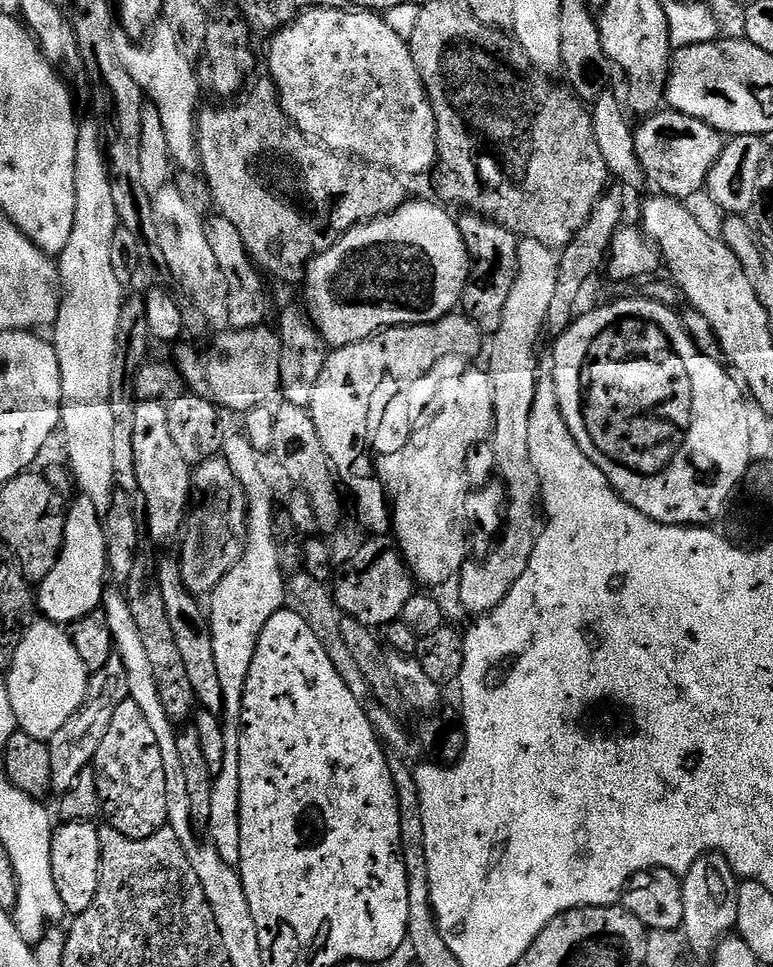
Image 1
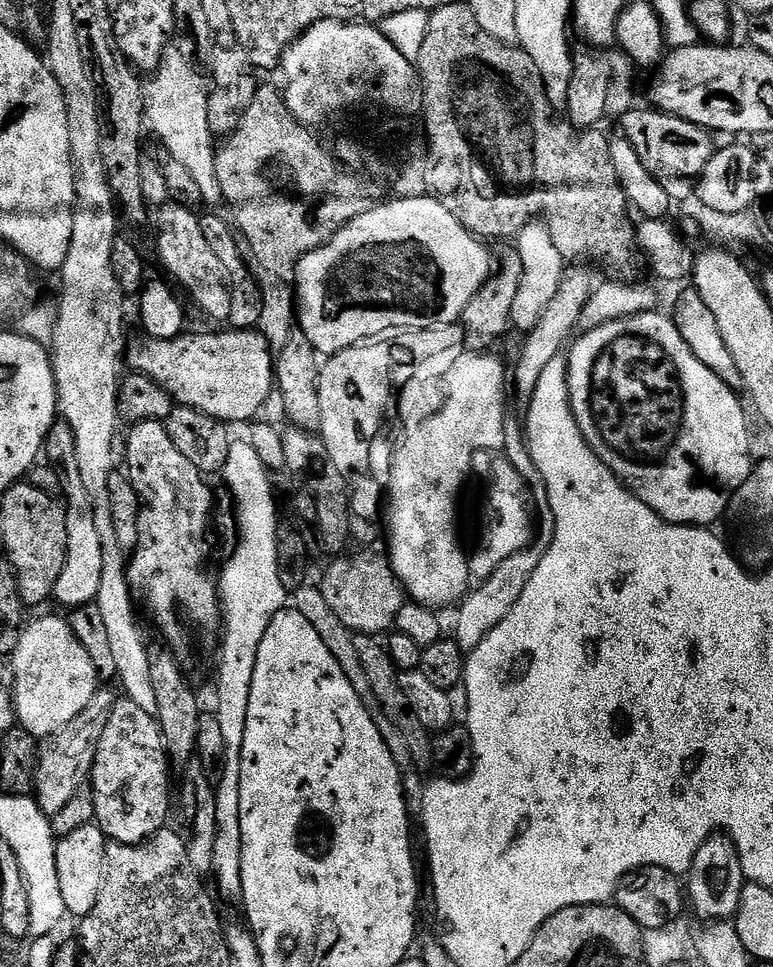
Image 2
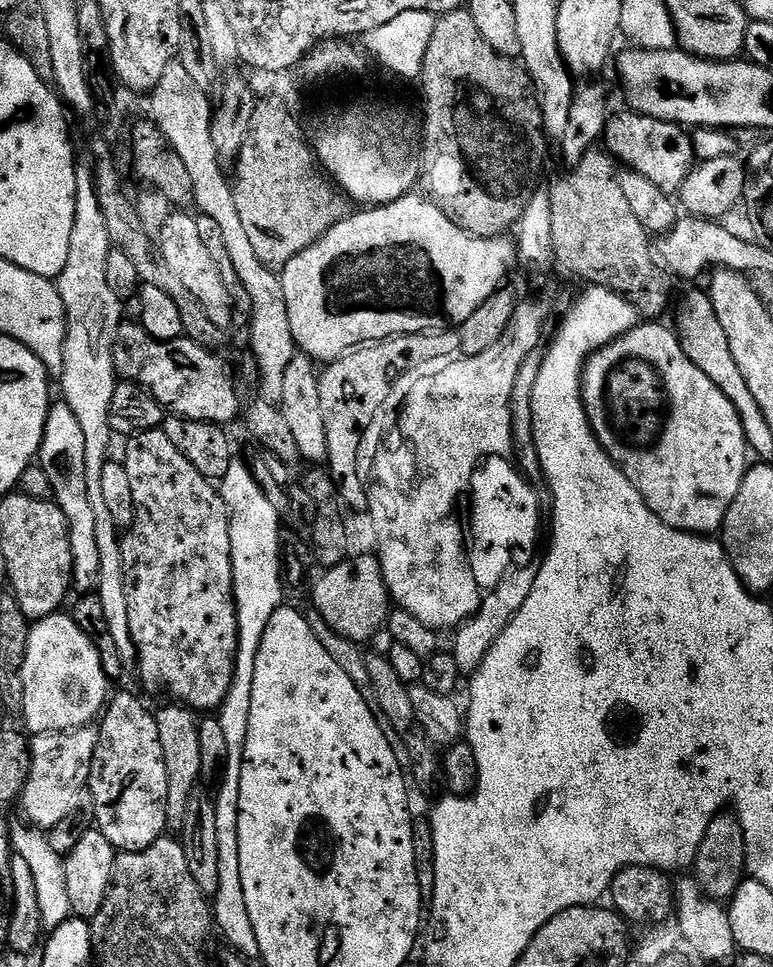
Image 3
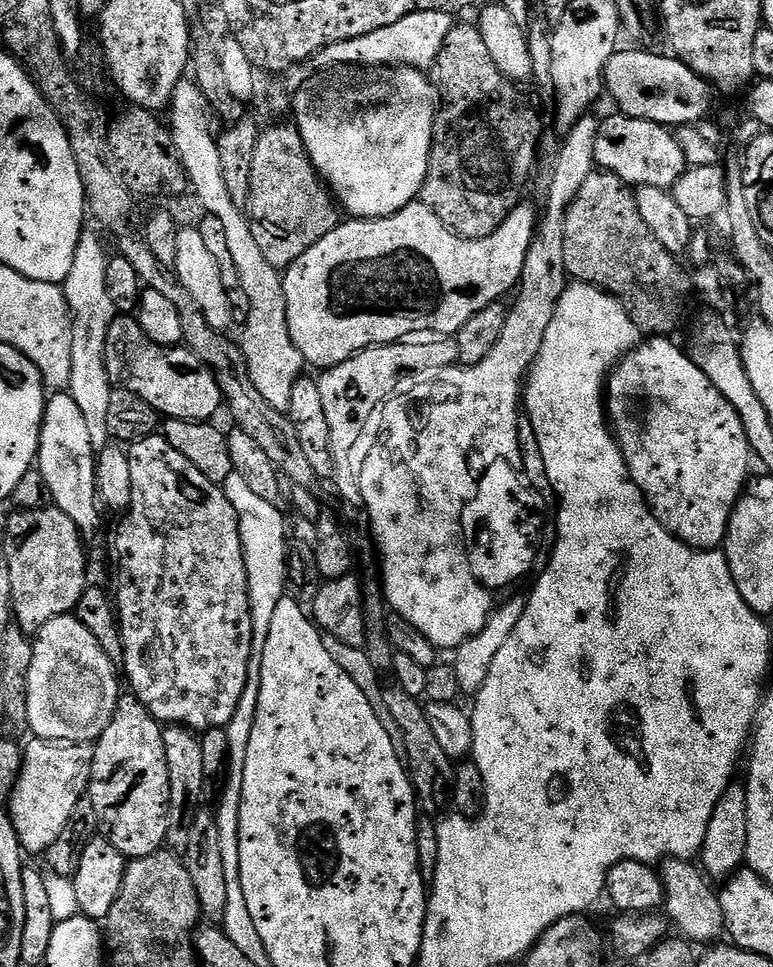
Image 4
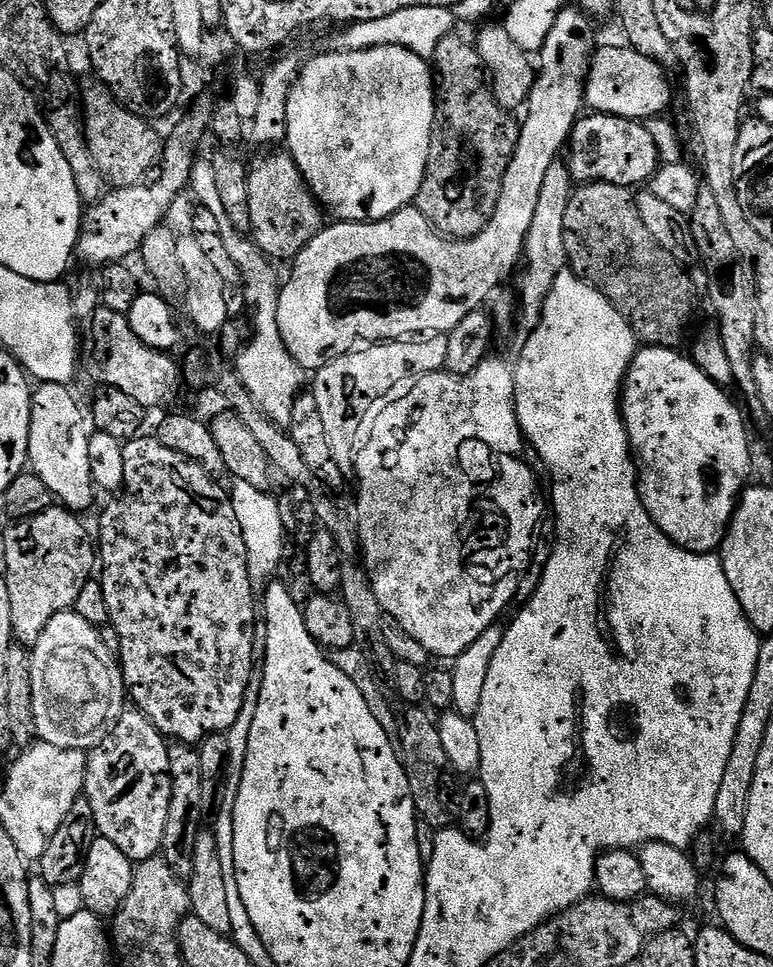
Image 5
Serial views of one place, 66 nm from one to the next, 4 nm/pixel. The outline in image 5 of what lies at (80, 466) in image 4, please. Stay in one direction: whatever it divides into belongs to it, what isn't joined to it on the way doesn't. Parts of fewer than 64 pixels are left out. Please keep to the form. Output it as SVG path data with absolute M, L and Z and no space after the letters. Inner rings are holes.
M40 384L32 393L32 417L30 418L30 442L28 443L28 459L30 461L31 471L38 474L38 478L42 478L42 482L46 482L46 486L50 486L53 497L68 511L77 514L84 514L84 511L92 504L92 492L94 493L94 485L92 475L90 474L90 420L80 409L80 404L76 401L76 396L72 393L73 389L66 384Z

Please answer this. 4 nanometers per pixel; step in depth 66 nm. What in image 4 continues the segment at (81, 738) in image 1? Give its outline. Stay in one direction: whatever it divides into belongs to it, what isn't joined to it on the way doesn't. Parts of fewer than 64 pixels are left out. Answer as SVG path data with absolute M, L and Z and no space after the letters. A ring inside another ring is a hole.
M35 738L29 739L29 741L24 748L24 765L12 790L12 797L6 805L6 811L12 818L12 825L17 838L20 839L21 849L25 853L40 852L40 854L44 854L47 853L50 846L54 846L58 834L62 834L62 830L66 830L72 823L72 816L85 799L88 783L92 777L93 745L91 743L66 744L58 740Z

